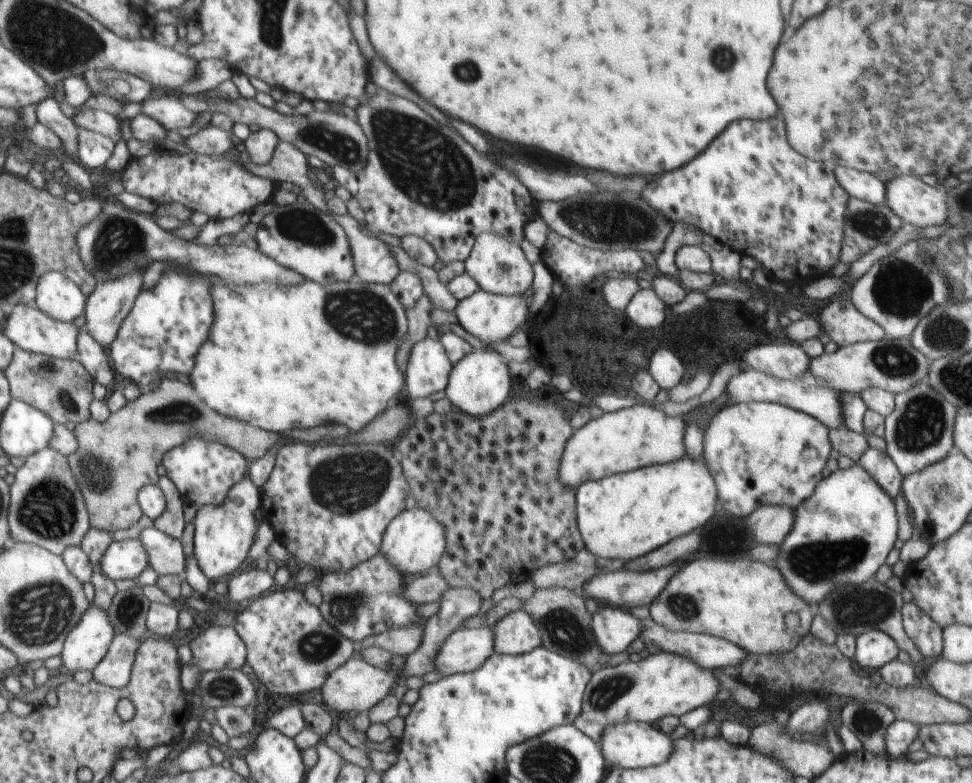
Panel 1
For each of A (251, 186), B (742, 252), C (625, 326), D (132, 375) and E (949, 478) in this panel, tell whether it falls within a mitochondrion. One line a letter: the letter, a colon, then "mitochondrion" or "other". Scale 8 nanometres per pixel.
A: other
B: other
C: other
D: other
E: other

